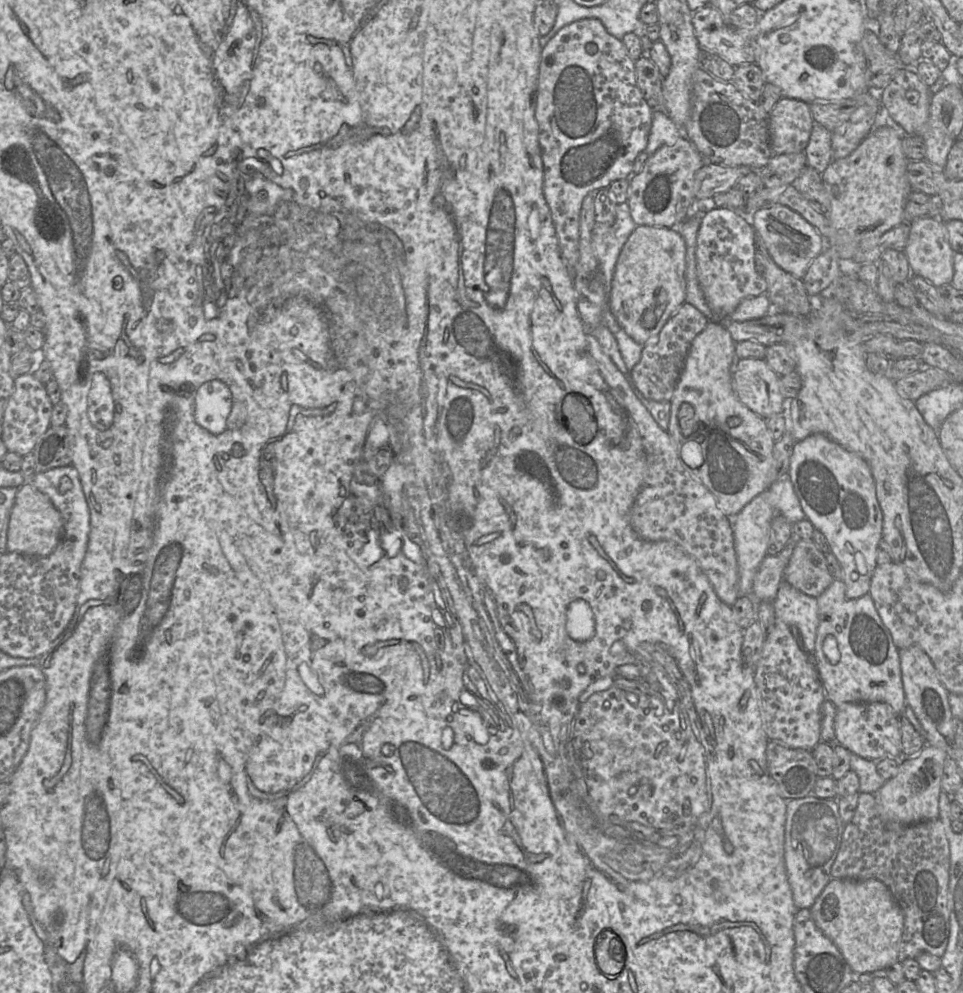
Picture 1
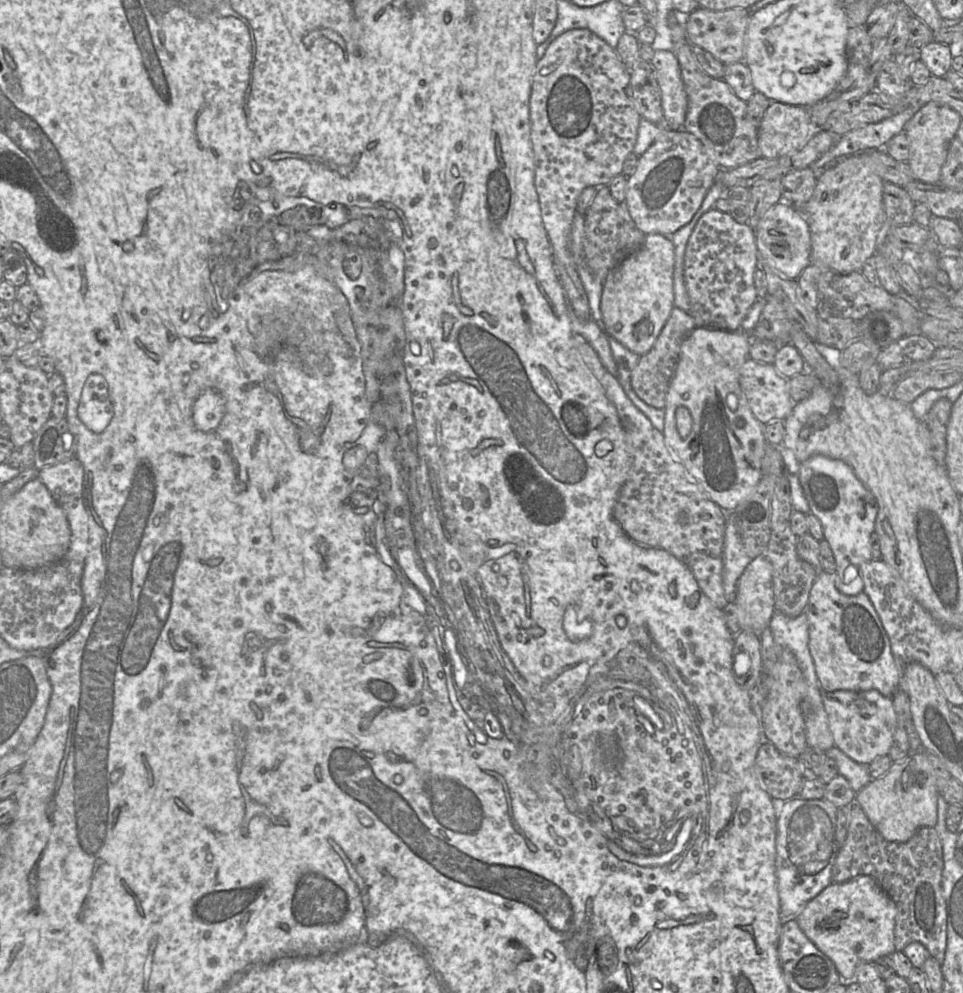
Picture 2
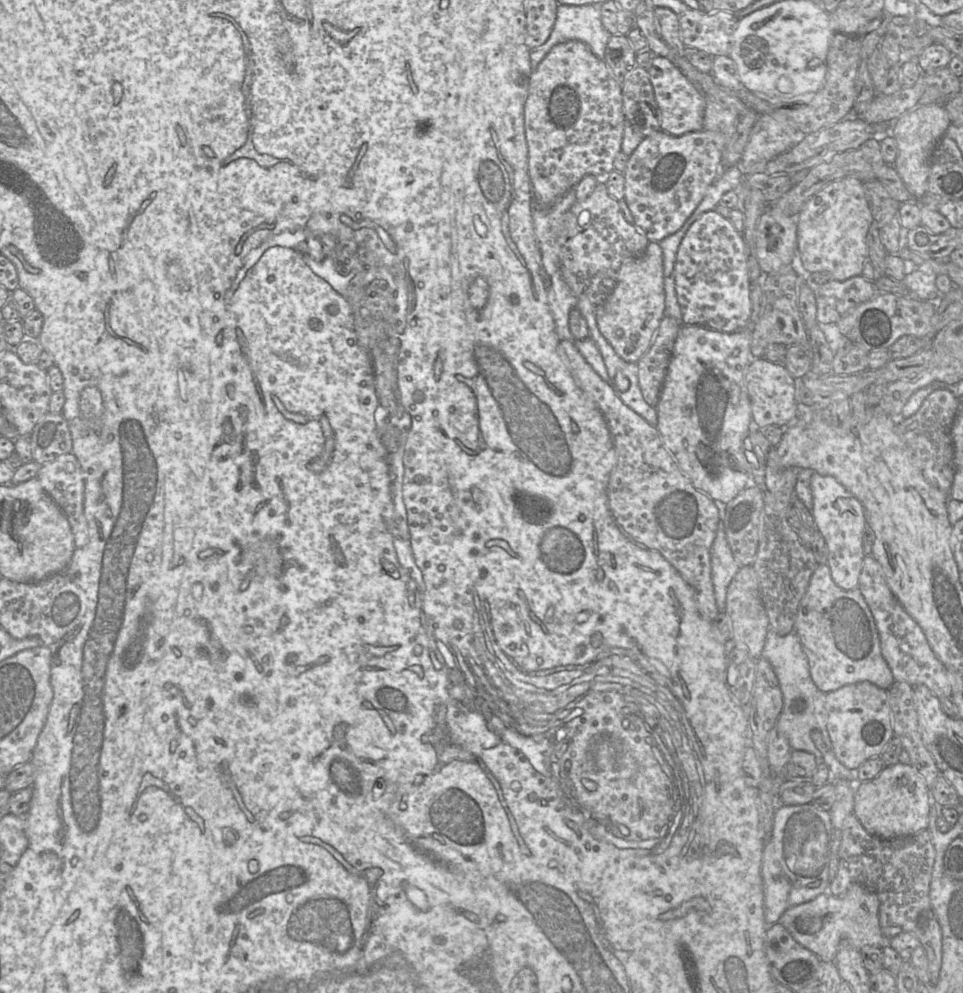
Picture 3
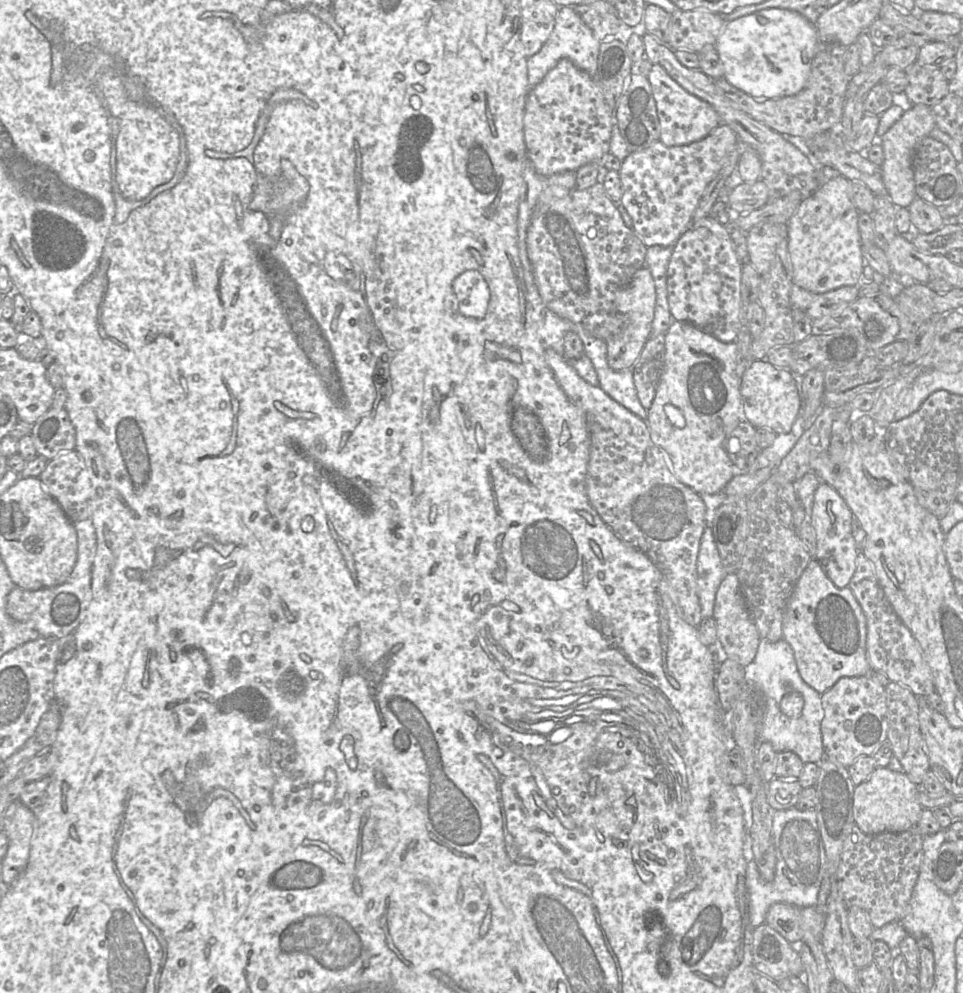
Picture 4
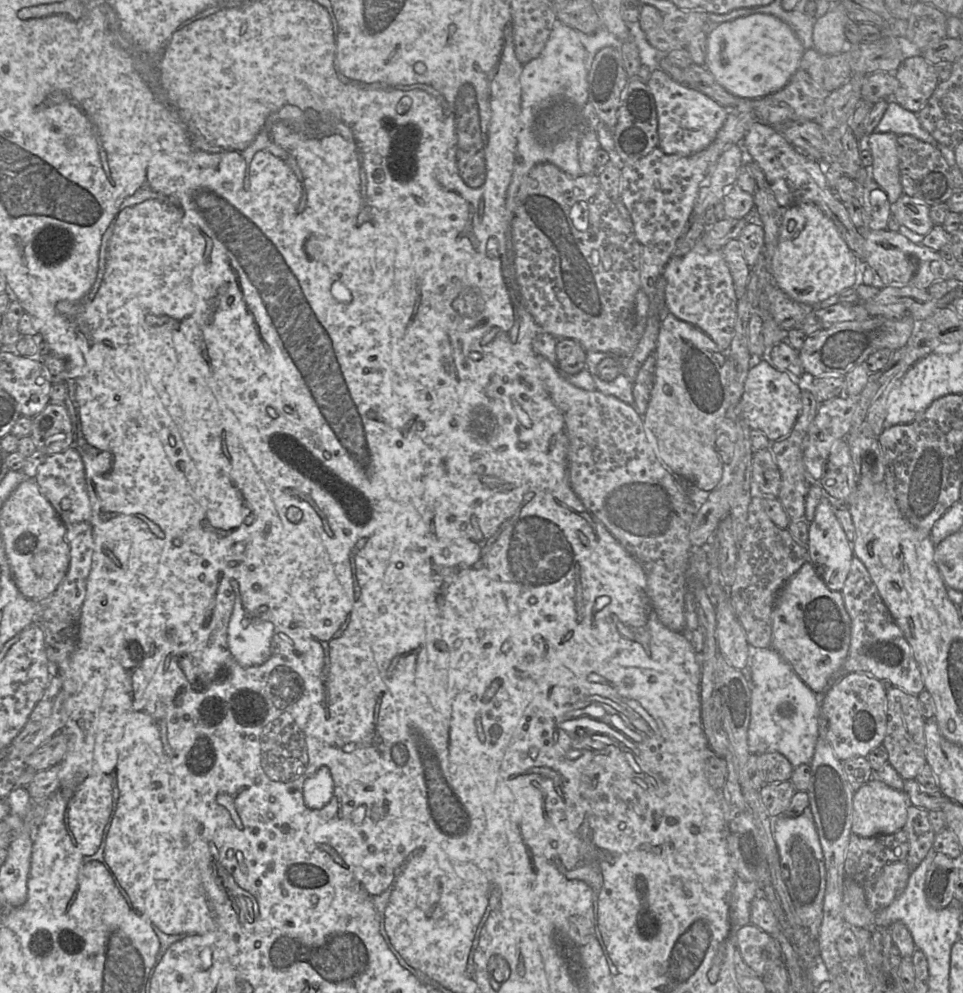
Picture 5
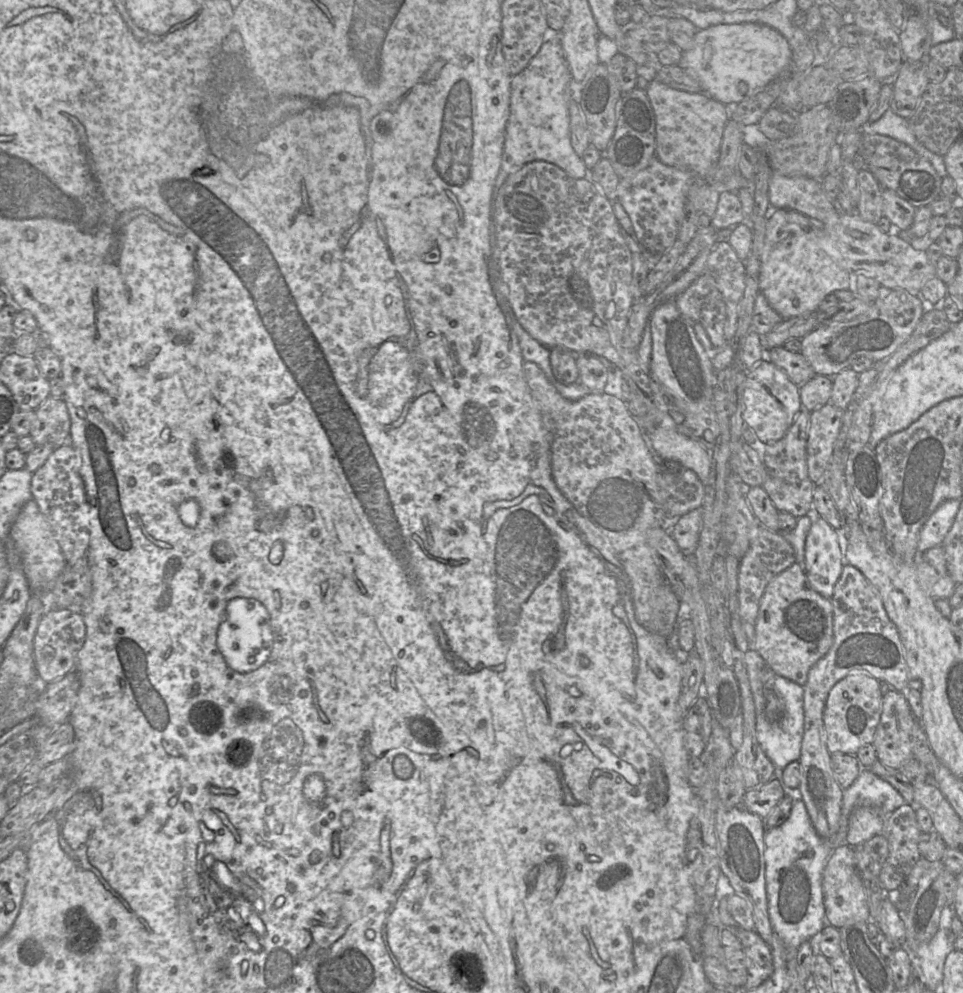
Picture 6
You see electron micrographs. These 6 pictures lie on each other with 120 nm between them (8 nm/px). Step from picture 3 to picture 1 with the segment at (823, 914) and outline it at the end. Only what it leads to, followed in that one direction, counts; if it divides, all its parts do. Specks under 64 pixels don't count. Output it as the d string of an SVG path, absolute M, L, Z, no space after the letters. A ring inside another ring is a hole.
M831 879L809 910L817 928L839 949L855 974L884 970L898 962L904 915L881 881Z

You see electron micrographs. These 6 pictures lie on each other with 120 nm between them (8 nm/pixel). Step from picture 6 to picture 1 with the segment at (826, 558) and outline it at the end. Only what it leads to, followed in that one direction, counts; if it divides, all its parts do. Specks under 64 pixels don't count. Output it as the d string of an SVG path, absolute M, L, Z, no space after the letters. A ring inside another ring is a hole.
M812 434L794 444L788 470L805 518L826 538L838 560L846 585L846 597L856 599L869 593L871 577L877 567L877 546L882 539L883 514L876 497L876 485L868 463L823 434Z

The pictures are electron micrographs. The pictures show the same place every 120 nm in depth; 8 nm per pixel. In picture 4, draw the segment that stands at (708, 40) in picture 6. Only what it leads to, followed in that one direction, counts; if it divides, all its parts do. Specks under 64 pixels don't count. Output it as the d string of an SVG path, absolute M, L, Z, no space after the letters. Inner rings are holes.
M768 8L726 22L715 42L715 48L724 67L723 77L731 85L752 97L781 98L795 95L804 88L820 44L816 26L800 13Z

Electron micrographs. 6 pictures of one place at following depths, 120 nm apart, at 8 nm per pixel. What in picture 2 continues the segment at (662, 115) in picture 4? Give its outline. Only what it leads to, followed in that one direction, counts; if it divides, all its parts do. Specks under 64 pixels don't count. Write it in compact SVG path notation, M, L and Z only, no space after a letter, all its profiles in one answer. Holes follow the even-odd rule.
M659 49L654 51L650 63L661 90L664 126L673 131L681 130L688 100L678 60L671 50Z

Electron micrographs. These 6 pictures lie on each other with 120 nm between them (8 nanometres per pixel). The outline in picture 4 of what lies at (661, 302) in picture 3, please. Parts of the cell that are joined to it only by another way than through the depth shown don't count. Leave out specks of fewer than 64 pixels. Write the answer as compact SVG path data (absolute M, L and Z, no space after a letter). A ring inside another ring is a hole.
M645 266L635 272L627 286L621 289L615 299L617 311L622 314L622 329L607 338L607 363L612 370L632 369L646 342L651 336L656 304L656 290L653 277Z

